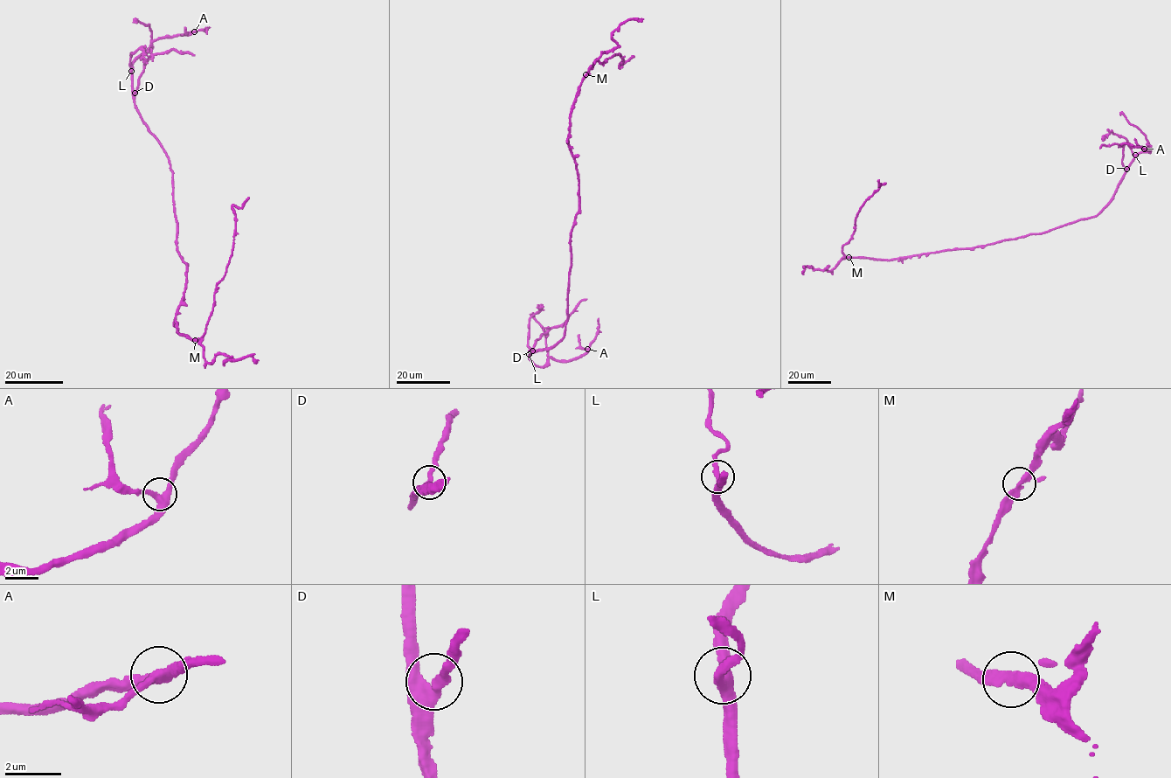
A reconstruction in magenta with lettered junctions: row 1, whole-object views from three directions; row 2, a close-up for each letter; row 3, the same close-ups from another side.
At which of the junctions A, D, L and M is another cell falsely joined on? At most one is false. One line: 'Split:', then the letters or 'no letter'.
Split: no letter

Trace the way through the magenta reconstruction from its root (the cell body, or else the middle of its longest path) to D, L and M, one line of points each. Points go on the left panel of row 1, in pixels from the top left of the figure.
D: (178, 253), (173, 173), (167, 155), (135, 106), (135, 93)
L: (178, 253), (173, 173), (167, 155), (135, 104), (131, 71)
M: (178, 253), (186, 264), (186, 282), (175, 316), (177, 333), (195, 340)

